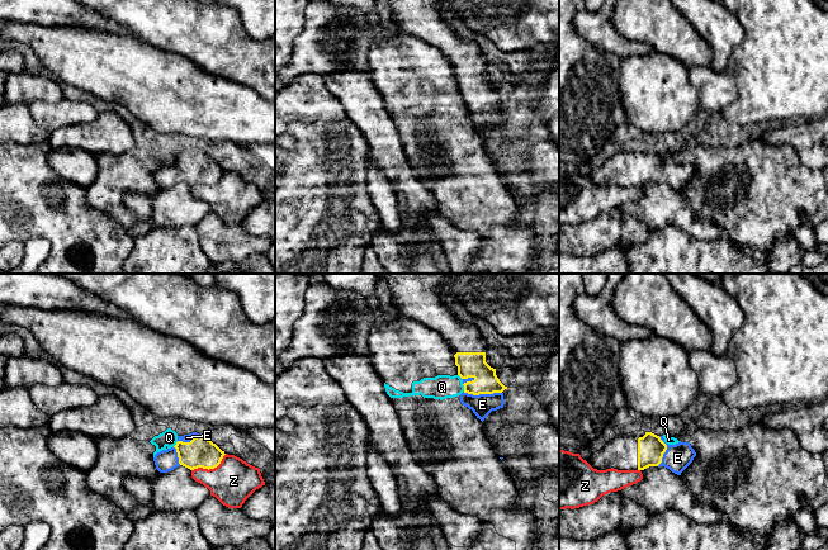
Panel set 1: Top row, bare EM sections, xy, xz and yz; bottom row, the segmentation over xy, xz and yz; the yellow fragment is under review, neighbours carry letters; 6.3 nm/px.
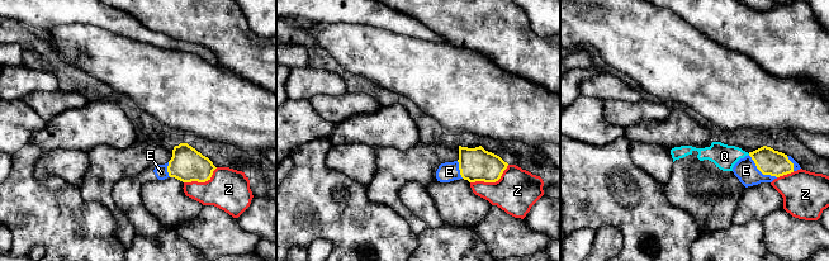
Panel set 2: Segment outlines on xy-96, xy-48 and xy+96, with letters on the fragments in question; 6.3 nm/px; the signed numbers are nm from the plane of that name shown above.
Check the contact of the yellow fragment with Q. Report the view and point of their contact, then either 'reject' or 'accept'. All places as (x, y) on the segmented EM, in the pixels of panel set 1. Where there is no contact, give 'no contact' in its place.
meets yellow in xz at (464, 388); reject

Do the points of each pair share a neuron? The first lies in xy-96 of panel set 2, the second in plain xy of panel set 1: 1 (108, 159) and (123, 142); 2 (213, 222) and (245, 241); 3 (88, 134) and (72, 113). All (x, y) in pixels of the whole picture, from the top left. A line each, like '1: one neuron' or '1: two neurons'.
1: two neurons
2: one neuron
3: two neurons

